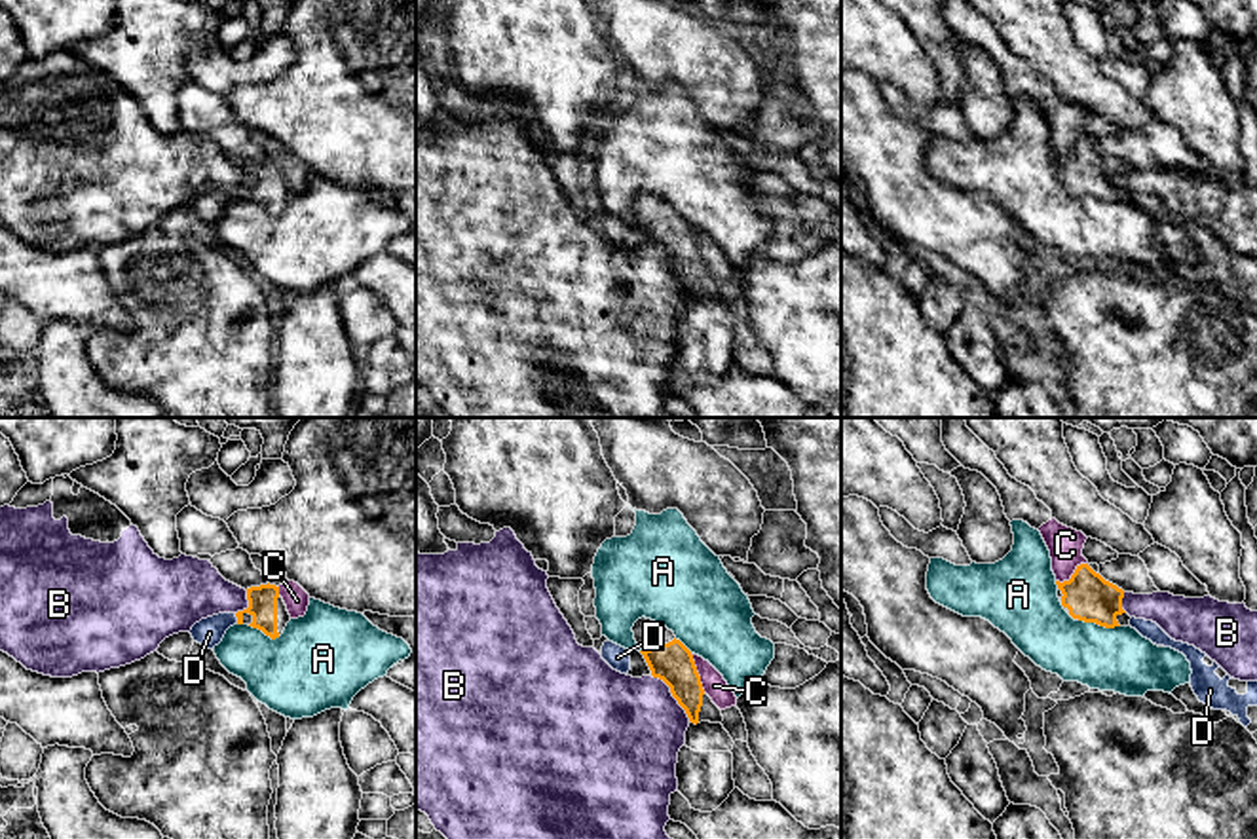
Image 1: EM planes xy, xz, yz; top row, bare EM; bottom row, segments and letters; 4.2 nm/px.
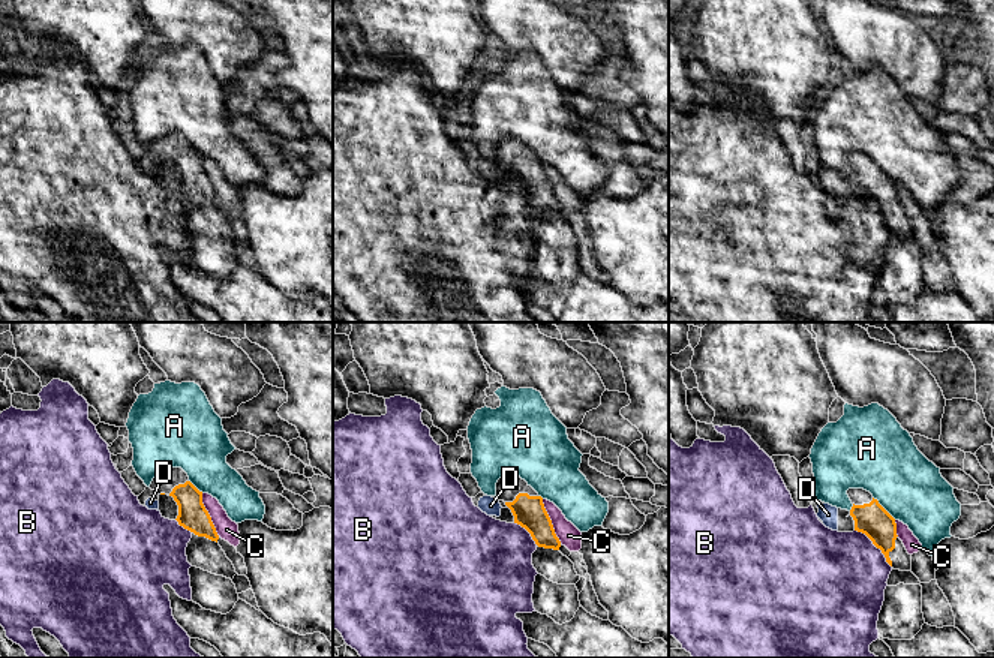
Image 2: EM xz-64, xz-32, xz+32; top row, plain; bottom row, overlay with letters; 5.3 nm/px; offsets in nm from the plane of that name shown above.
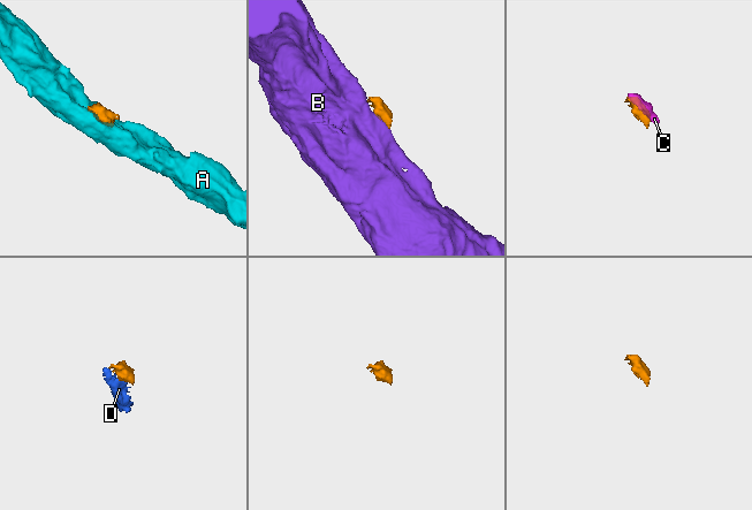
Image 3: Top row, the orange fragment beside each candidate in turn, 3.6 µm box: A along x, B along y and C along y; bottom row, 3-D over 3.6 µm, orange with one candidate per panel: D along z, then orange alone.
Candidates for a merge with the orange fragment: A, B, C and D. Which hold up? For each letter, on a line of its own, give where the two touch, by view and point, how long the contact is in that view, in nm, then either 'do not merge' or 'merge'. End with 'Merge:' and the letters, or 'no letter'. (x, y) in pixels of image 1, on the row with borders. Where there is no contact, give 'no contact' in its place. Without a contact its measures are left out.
A: contact yz (1100, 625); length 180 nm; do not merge
B: contact xz (673, 695); length 260 nm; do not merge
C: contact xz (697, 672); length 180 nm; do not merge
D: contact xy (238, 619); length 50 nm; merge
Merge: D

